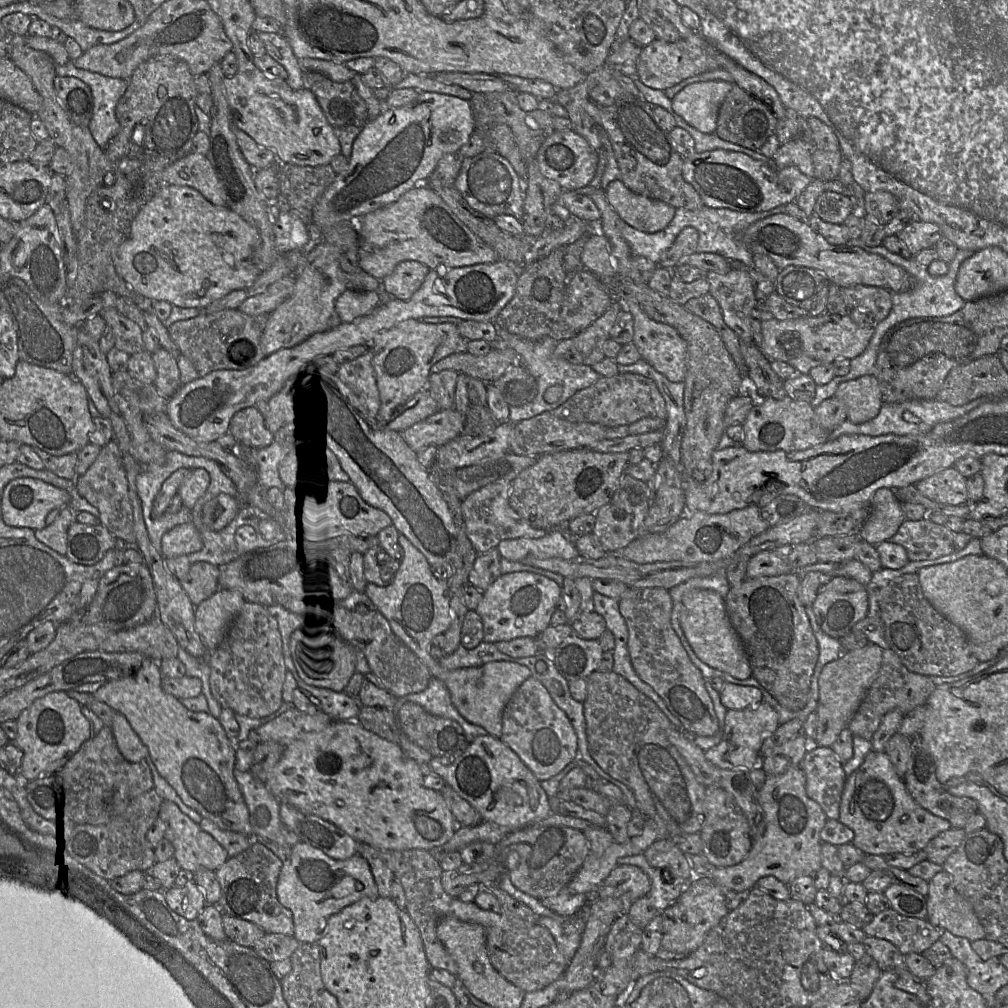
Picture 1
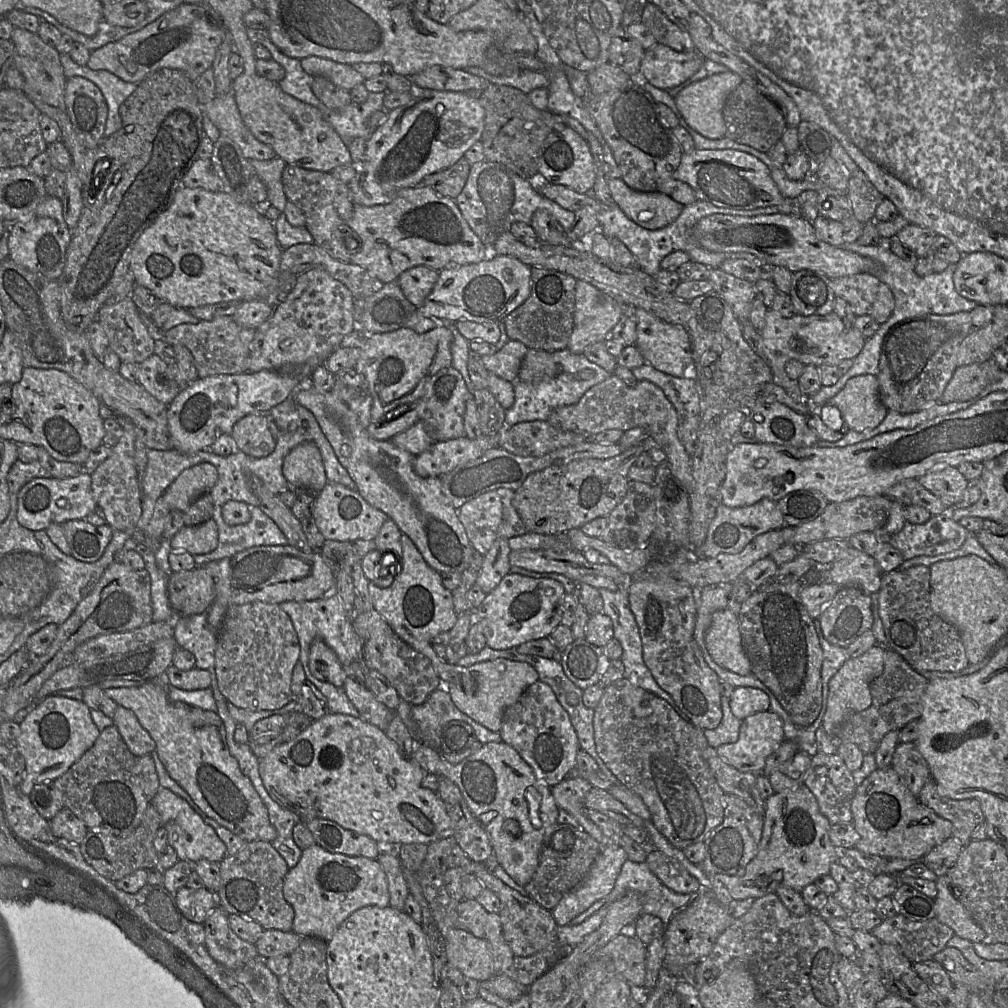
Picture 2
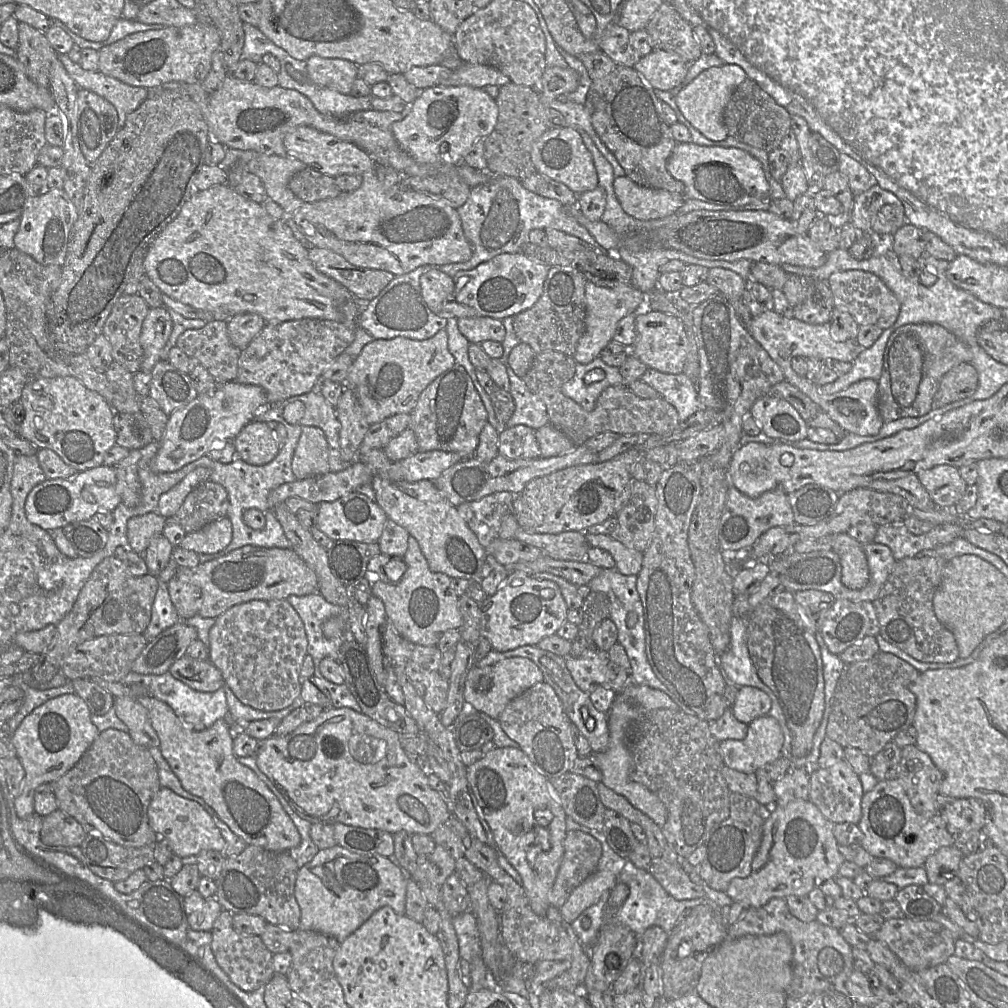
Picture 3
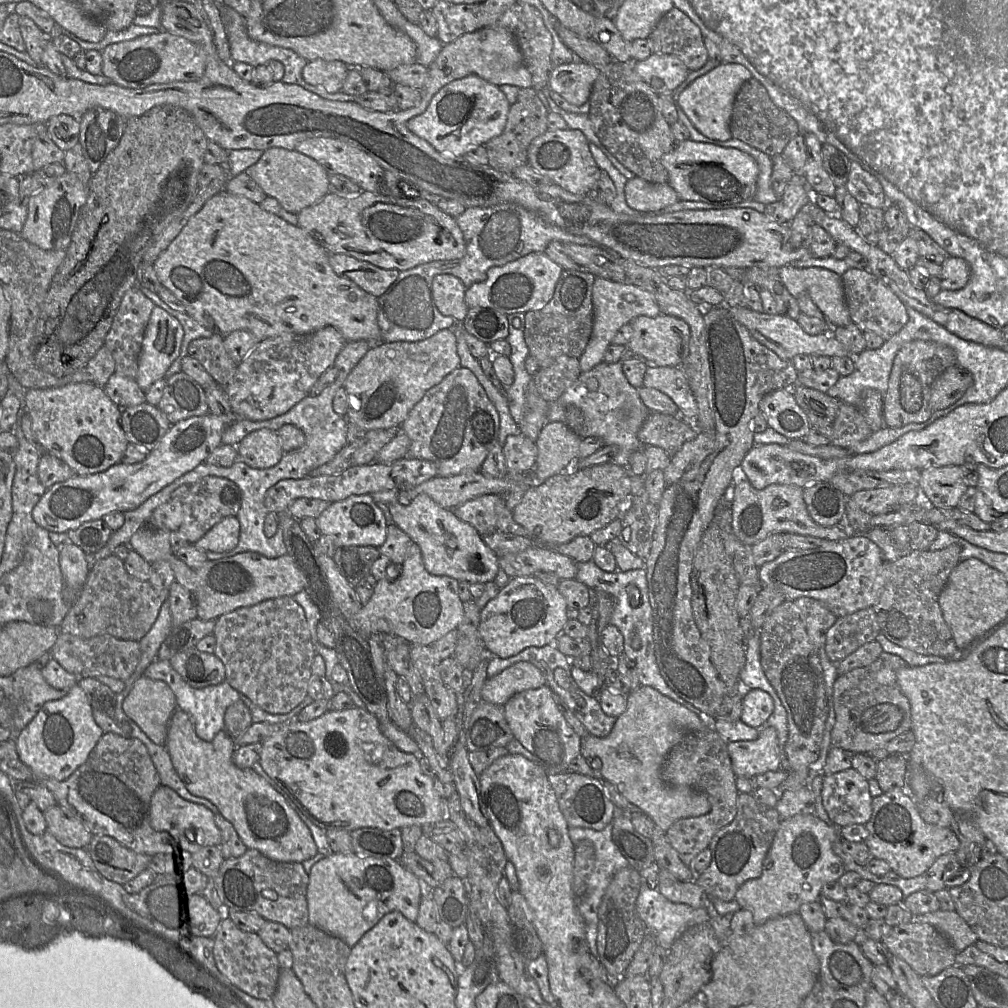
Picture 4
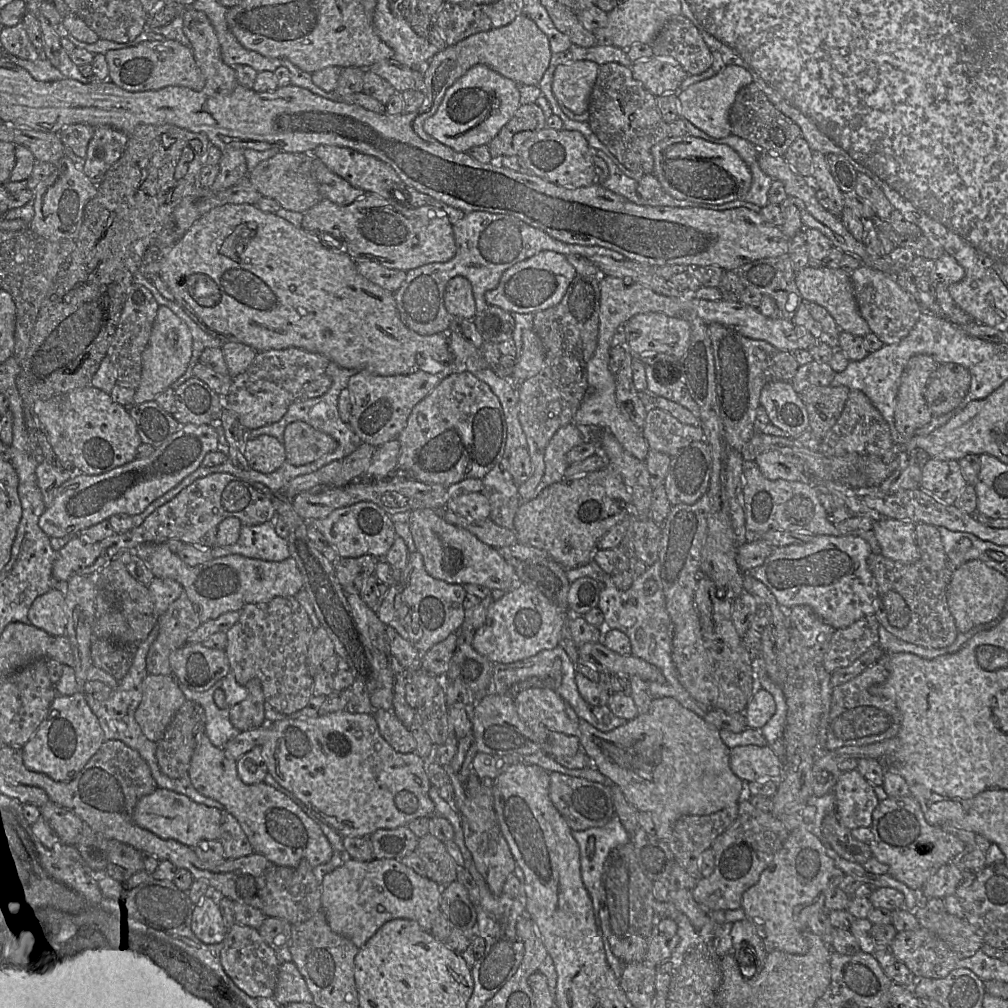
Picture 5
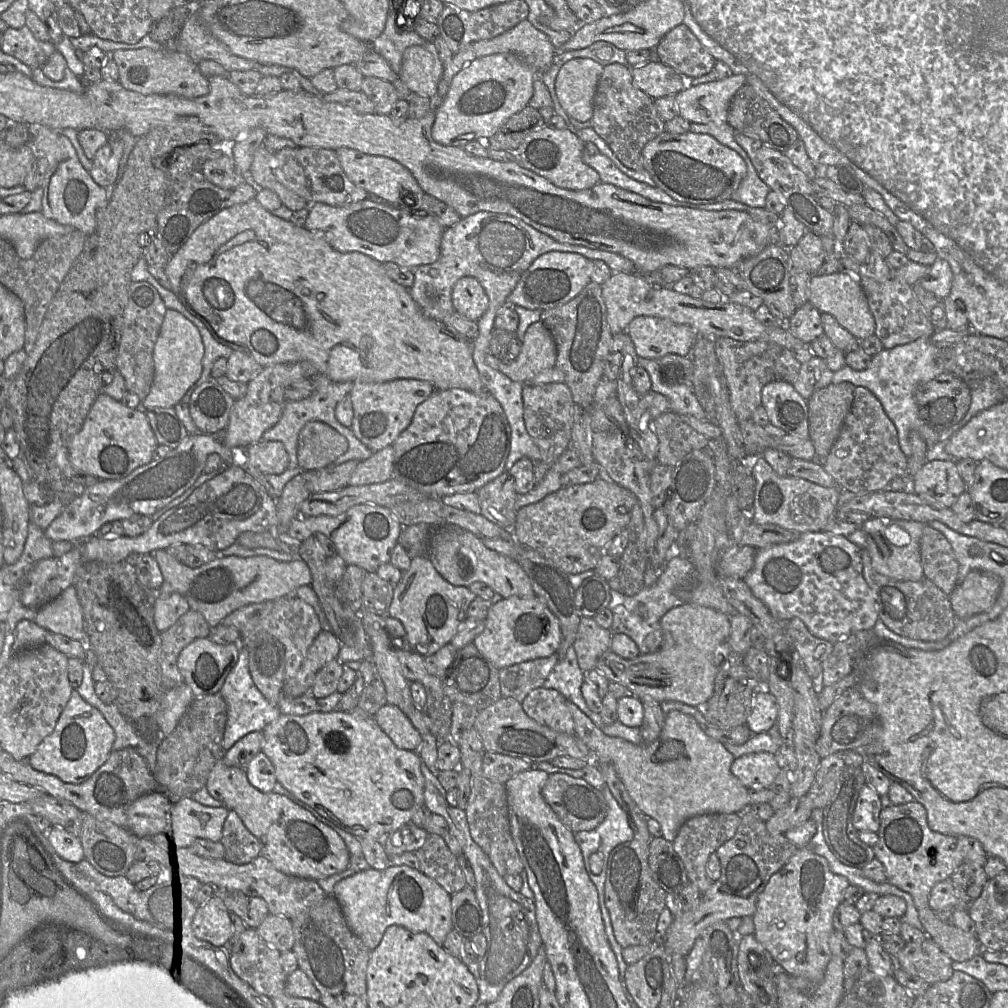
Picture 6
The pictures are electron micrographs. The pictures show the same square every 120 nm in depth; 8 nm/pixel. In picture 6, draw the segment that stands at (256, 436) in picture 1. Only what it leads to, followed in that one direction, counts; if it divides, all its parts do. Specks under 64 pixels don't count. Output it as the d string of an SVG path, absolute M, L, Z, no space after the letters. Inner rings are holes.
M260 440L247 447L246 464L263 474L281 474L289 466L289 455L281 441Z

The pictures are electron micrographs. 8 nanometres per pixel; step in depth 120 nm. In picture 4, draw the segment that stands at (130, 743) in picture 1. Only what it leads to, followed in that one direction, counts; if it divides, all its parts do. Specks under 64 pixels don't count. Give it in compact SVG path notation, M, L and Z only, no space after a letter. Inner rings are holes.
M143 675L134 683L122 707L152 742L165 746L169 721L177 709L176 697L166 682Z

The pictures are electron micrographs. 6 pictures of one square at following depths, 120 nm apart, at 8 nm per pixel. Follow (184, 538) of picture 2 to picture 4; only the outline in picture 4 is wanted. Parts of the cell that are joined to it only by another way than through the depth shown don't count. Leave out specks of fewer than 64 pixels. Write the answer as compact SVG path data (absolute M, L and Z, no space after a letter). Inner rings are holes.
M228 516L215 524L194 546L205 551L228 551L237 545L239 536L239 519L237 516Z

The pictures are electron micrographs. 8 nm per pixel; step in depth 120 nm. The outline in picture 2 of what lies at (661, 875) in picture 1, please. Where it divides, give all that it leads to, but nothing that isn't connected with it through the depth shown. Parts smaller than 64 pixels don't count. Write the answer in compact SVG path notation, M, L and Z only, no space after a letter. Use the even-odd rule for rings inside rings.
M627 858L613 890L607 896L607 904L617 901L631 890L644 895L641 914L657 916L665 926L698 895L698 893L679 894L672 891L658 879L645 862L637 863Z

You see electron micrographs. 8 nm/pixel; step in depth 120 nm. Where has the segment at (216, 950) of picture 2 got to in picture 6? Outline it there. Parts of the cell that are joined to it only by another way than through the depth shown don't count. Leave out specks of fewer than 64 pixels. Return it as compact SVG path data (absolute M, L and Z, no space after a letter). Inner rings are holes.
M247 928L232 942L230 963L233 971L258 993L274 998L284 993L287 974L281 963L281 952L270 946L256 929Z

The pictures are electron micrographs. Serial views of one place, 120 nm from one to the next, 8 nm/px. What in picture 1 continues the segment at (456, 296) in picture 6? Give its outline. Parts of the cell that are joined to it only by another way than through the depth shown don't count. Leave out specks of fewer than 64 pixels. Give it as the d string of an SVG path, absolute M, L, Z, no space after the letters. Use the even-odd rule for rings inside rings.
M403 261L381 281L381 289L391 298L408 300L420 288L430 269L417 261Z

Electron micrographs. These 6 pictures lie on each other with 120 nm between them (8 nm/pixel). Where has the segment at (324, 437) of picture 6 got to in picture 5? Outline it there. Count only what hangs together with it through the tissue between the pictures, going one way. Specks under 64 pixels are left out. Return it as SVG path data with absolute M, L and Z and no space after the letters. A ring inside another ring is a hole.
M294 421L286 426L282 443L286 460L293 465L311 463L337 447L333 437L303 421Z

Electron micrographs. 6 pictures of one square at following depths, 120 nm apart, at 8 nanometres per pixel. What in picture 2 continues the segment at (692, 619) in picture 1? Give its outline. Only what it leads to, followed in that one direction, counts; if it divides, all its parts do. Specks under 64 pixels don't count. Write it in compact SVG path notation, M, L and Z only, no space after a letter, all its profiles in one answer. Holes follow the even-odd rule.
M732 609L713 613L705 635L705 646L720 667L741 676L751 673L751 663L742 645L738 617Z

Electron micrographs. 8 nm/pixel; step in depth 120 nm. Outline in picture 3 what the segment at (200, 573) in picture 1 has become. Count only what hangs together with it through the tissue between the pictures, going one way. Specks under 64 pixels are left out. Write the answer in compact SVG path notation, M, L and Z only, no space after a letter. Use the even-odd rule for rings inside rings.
M176 576L167 585L180 620L189 619L199 614L202 605L202 591L198 586L183 582Z

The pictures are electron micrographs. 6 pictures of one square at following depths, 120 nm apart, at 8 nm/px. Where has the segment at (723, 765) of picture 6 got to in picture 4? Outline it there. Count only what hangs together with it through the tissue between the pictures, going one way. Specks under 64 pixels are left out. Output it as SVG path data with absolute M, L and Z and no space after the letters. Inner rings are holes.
M640 685L627 694L626 710L616 717L616 721L605 737L586 734L581 737L581 751L585 758L599 758L603 779L614 785L617 791L633 806L644 812L662 831L666 831L677 819L701 816L710 811L711 805L707 794L687 786L671 786L664 782L661 769L671 751L689 732L712 727L703 714L696 714L656 689Z

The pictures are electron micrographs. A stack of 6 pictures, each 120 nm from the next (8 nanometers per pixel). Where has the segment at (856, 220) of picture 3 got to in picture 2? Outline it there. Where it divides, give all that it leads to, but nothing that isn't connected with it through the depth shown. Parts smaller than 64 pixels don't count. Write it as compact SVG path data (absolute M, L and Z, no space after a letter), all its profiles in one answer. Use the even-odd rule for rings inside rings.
M861 170L851 174L847 196L851 203L851 215L862 224L875 218L877 207L885 199Z

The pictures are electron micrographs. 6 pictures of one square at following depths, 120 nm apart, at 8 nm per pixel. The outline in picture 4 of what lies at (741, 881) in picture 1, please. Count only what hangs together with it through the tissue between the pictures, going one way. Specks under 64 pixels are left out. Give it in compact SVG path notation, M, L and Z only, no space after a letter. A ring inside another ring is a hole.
M799 814L781 821L761 875L742 884L734 898L741 908L752 913L756 926L770 918L798 912L804 903L818 901L822 887L842 876L844 865L832 849L837 835L837 827L813 814Z

